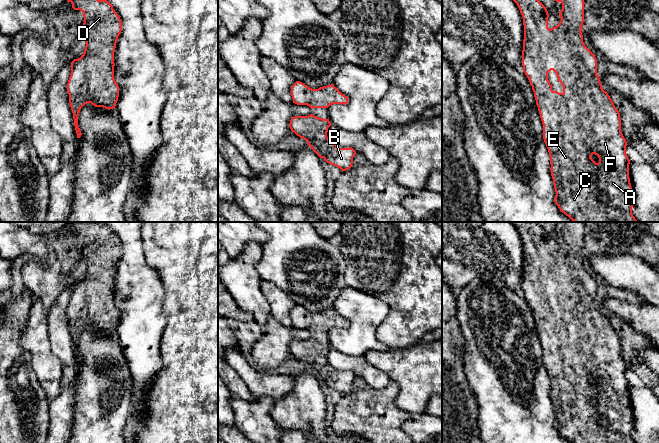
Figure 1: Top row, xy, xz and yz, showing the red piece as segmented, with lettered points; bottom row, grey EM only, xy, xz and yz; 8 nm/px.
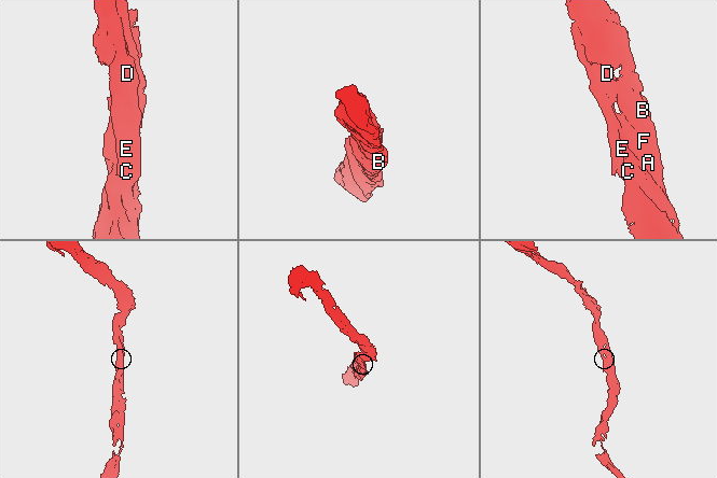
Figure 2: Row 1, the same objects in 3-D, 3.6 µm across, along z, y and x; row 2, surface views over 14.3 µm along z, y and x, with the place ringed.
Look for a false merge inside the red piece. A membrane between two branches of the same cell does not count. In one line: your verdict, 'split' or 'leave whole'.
leave whole

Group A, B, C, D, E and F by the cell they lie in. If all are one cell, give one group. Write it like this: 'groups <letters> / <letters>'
groups A B C D E F

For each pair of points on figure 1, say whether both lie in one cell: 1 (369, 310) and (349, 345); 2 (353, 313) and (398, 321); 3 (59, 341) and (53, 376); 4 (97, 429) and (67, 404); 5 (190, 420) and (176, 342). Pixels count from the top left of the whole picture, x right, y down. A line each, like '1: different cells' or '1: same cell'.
1: same cell
2: different cells
3: different cells
4: different cells
5: same cell

